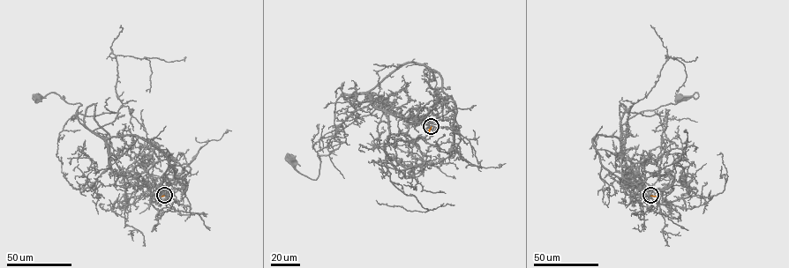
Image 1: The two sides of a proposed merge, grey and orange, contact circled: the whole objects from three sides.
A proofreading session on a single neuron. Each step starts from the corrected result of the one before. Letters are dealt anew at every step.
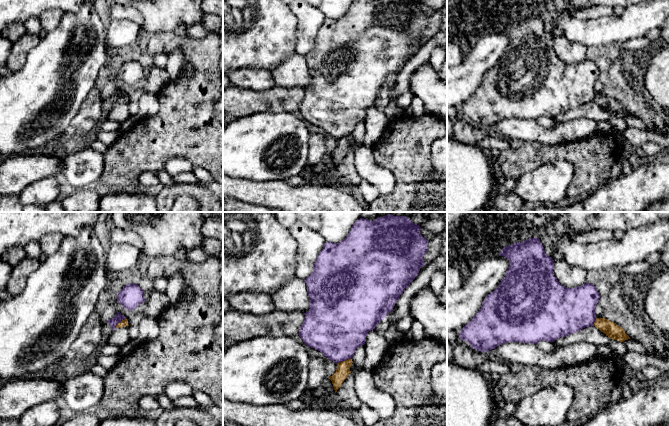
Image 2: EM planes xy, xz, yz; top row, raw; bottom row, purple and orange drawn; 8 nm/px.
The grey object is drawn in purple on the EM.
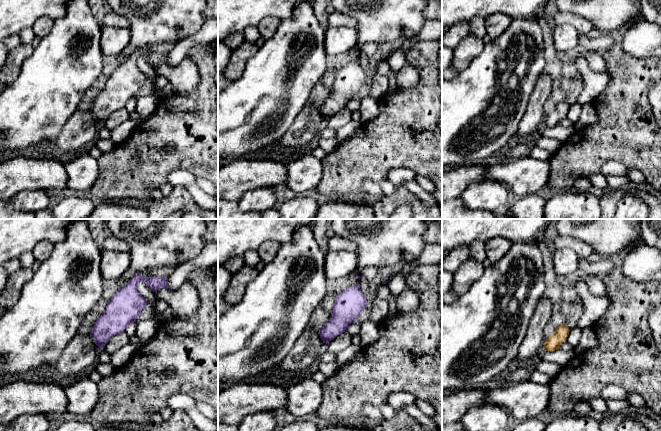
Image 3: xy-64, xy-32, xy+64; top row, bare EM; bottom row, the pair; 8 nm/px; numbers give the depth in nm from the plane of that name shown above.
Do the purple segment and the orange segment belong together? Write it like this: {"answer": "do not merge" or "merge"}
{"answer": "do not merge"}

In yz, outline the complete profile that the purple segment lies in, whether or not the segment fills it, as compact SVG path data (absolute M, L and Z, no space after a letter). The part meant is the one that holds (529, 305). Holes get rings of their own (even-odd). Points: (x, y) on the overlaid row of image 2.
M530 238L504 247L499 256L509 260L509 267L499 286L488 294L481 309L460 332L460 339L468 342L472 348L486 353L507 343L521 342L537 344L539 341L554 342L560 337L593 326L596 320L595 307L600 295L596 287L588 282L576 288L562 286L554 276L554 260L545 254L539 238Z

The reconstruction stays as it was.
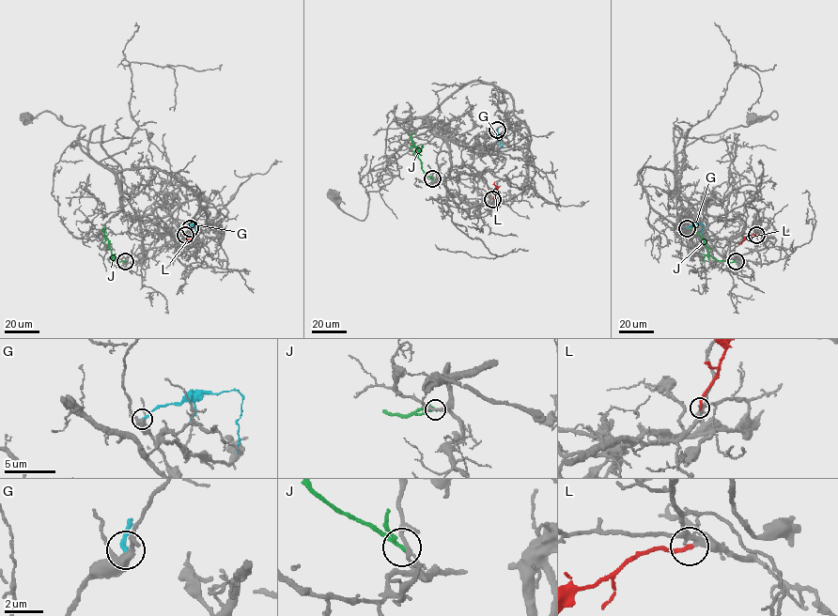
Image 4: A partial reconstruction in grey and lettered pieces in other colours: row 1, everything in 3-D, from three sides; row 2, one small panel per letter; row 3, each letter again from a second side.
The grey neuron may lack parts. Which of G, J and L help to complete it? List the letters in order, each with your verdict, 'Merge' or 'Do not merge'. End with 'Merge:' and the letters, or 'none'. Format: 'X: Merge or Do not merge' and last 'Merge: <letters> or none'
G: Do not merge
J: Do not merge
L: Merge
Merge: L

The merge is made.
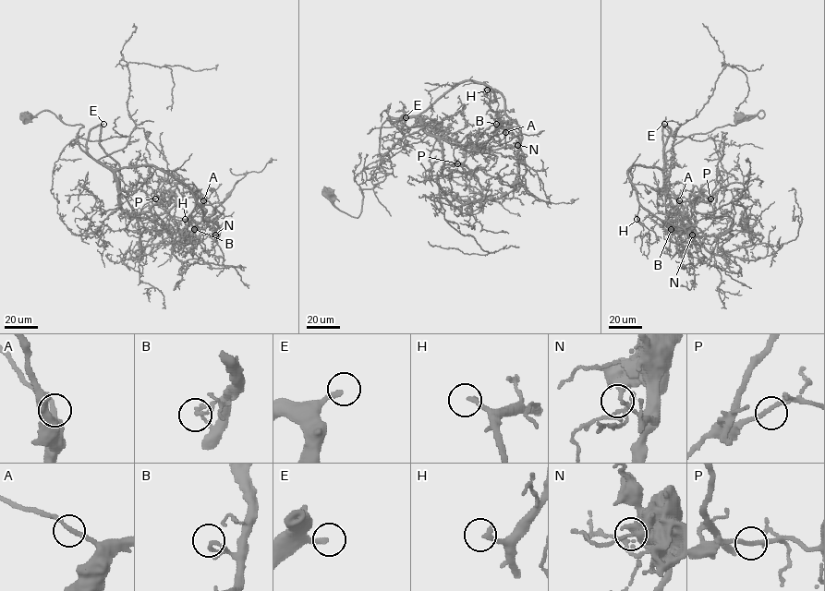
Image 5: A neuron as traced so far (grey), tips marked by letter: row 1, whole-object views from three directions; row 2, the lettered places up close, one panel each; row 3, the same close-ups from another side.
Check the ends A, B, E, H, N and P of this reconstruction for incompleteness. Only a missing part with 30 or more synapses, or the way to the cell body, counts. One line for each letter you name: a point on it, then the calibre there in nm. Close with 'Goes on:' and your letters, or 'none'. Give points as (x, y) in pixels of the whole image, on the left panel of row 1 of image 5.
H: (185, 219) | 240 nm
Goes on: H

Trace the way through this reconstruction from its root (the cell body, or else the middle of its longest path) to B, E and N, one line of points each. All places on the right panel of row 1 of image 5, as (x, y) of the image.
B: (739, 118), (764, 114), (689, 135), (664, 154), (662, 169), (634, 165), (628, 171), (637, 201), (671, 229)
E: (739, 118), (764, 114), (691, 134), (664, 153), (670, 129), (664, 124)
N: (739, 118), (764, 114), (689, 135), (664, 154), (662, 169), (634, 165), (628, 171), (643, 207), (692, 235)

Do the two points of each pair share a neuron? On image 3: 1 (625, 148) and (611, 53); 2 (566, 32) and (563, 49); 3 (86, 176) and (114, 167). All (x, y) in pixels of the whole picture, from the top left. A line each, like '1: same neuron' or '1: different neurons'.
1: same neuron
2: same neuron
3: different neurons

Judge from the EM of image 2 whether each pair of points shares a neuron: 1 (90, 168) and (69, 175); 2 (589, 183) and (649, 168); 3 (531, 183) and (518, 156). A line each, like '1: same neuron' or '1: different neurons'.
1: same neuron
2: different neurons
3: different neurons

